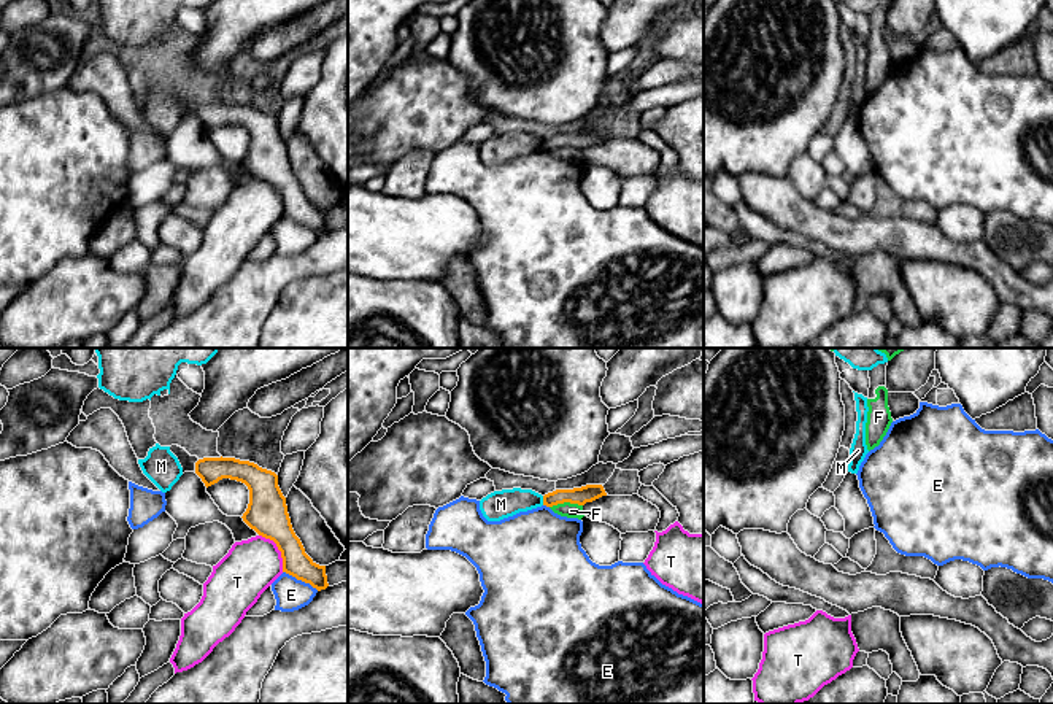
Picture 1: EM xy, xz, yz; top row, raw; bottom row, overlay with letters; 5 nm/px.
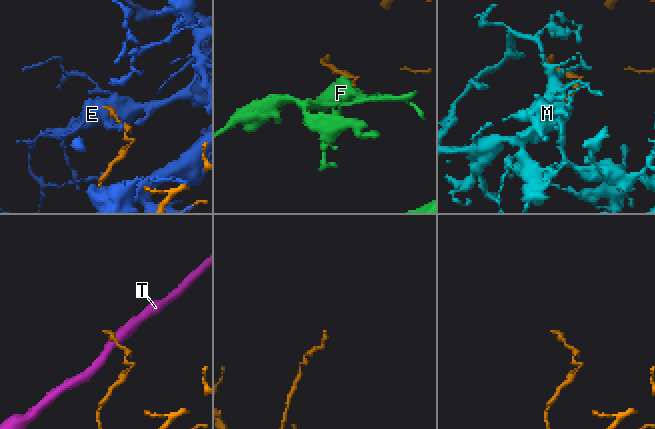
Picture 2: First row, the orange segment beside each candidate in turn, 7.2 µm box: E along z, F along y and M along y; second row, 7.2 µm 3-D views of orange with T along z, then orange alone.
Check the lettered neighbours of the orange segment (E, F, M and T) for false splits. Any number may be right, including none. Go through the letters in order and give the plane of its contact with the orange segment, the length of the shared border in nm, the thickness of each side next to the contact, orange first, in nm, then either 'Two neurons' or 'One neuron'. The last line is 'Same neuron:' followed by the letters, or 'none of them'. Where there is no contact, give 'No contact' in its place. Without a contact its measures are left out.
E: Touches orange in xy. Shared border 200 nm. Thickness 140 nm (orange) against 160 nm. Two neurons
F: Touches orange in xz. Shared border 170 nm. Thickness 90 nm (orange) against 80 nm. Two neurons
M: Touches orange in xz. Shared border 50 nm. Thickness 90 nm (orange) against 140 nm. Two neurons
T: Touches orange in xy. Shared border 220 nm. Thickness 200 nm (orange) against 280 nm. Two neurons
Same neuron: none of them

